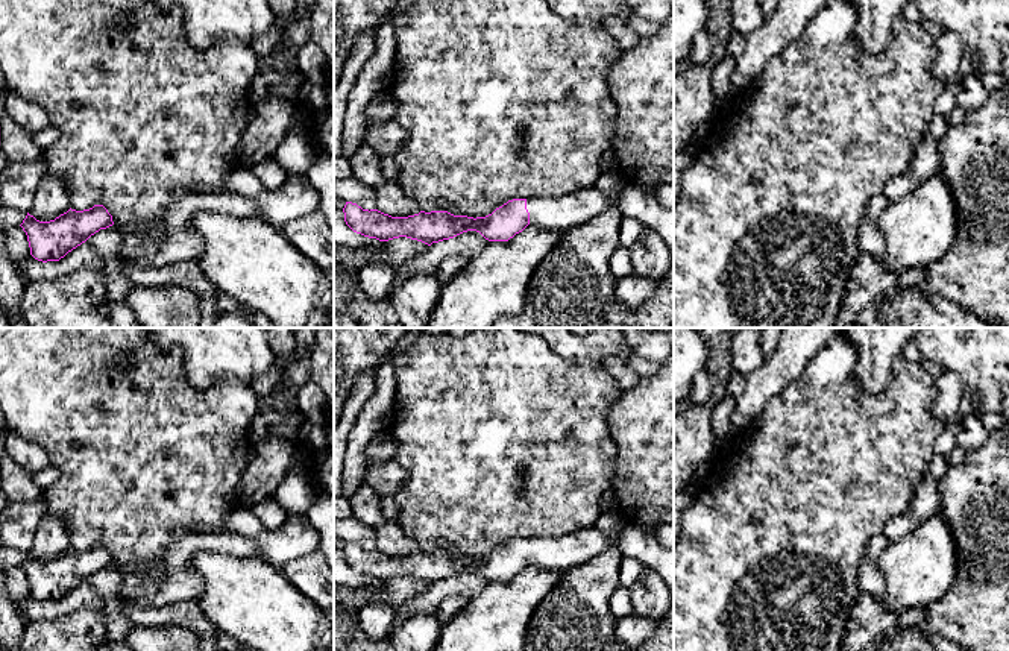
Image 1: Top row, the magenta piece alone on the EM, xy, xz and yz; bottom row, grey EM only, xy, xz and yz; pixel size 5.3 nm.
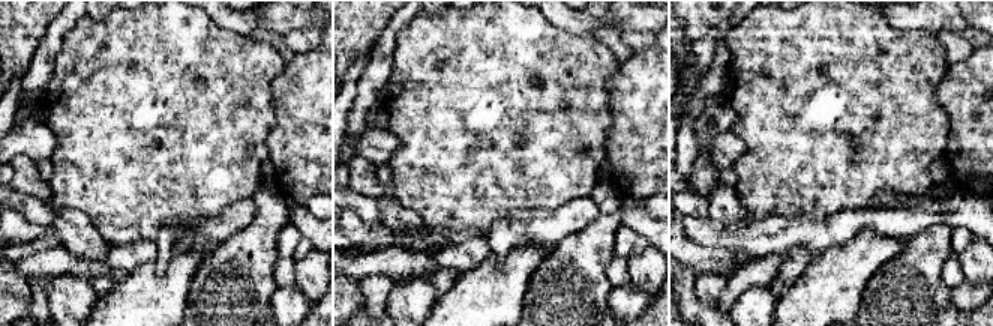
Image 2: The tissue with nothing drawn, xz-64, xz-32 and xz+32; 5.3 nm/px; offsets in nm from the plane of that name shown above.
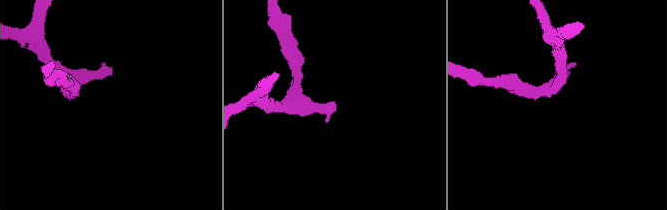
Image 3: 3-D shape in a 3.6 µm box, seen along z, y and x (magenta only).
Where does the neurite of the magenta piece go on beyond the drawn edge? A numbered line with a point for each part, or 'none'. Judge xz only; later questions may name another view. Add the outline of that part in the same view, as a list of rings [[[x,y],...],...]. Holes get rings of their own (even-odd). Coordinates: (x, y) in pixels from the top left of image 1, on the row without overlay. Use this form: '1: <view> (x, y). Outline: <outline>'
1: xz (560, 554). Outline: [[[595,527],[558,539],[527,539],[530,565],[554,572],[583,565],[608,546],[608,539]]]

